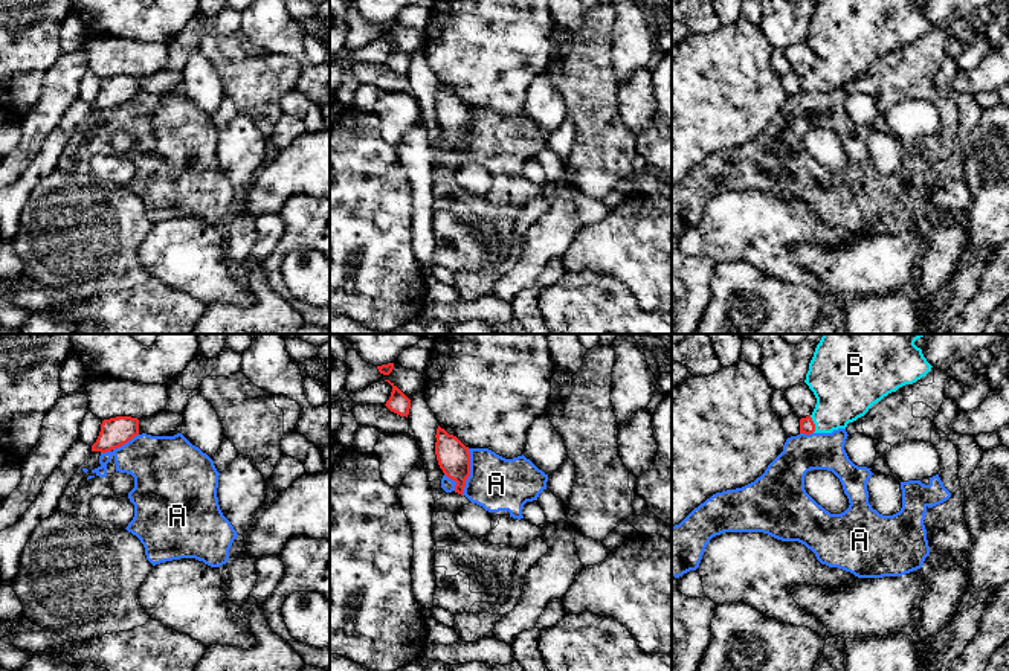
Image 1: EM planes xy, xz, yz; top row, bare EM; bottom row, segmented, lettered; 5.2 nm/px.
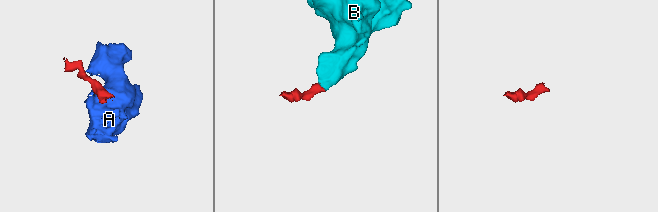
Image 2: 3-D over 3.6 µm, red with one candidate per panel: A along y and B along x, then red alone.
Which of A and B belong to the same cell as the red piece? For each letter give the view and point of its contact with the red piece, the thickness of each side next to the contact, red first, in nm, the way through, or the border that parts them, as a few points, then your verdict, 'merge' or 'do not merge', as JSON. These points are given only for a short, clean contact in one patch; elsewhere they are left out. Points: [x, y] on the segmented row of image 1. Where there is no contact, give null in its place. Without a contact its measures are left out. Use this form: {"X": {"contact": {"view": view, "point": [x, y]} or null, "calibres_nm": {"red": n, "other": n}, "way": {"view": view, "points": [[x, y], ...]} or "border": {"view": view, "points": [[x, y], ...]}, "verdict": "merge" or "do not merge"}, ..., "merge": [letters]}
{"A": {"contact": {"view": "xz", "point": [469, 471]}, "calibres_nm": {"red": 170, "other": 280}, "border": {"view": "xz", "points": [[469, 449], [469, 476], [461, 494]]}, "verdict": "do not merge"}, "B": {"contact": {"view": "yz", "point": [814, 424]}, "calibres_nm": {"red": 80, "other": 320}, "way": {"view": "yz", "points": [[806, 424], [814, 424], [840, 398], [844, 388]]}, "verdict": "merge"}, "merge": ["B"]}

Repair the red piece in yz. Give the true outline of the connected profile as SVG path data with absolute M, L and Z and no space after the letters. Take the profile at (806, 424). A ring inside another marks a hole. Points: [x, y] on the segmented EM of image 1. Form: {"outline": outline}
{"outline": "M823 334L809 363L804 383L814 392L814 412L800 419L800 433L832 433L864 416L869 409L931 371L914 342L925 334Z"}

